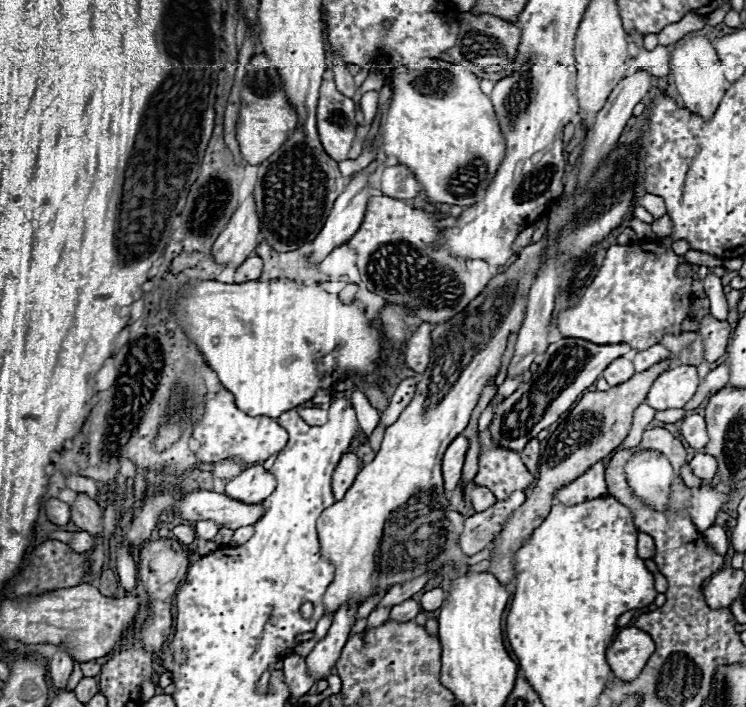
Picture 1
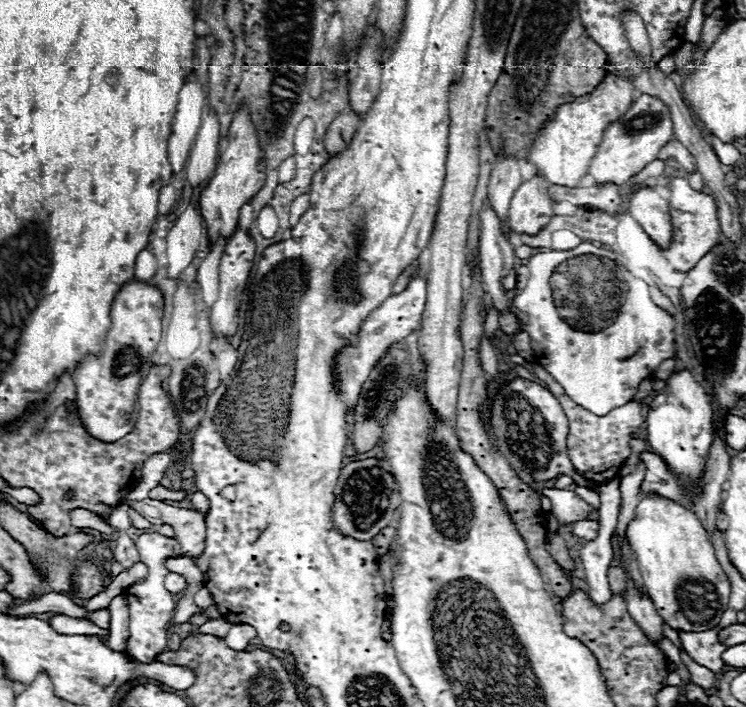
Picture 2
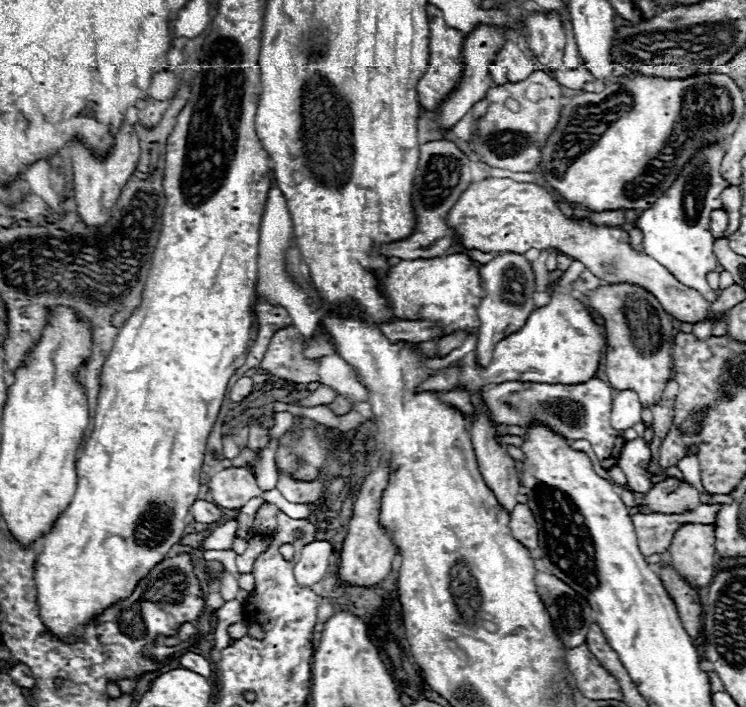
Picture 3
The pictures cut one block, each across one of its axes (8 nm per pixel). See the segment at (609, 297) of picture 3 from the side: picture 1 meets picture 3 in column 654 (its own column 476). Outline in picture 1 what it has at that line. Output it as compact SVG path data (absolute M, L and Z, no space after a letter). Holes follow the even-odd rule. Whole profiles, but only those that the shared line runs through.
M546 238L526 246L516 258L516 262L512 262L506 270L498 272L486 286L486 290L474 302L470 302L462 314L454 316L454 320L448 320L444 324L436 324L432 332L430 364L426 372L420 376L412 402L406 406L400 418L386 428L376 458L358 472L354 484L350 486L342 502L336 502L330 508L326 508L318 518L318 538L322 556L328 558L328 562L334 566L334 580L330 582L322 598L326 614L332 614L342 606L360 604L370 594L376 594L380 590L386 592L394 584L414 580L426 572L438 572L448 562L470 564L470 556L464 556L462 550L458 550L460 534L464 530L464 518L456 510L452 510L452 516L448 516L450 502L444 498L442 456L448 444L468 426L470 414L478 404L482 388L500 370L506 338L512 330L516 332L524 320L526 296L530 284L534 282L534 272L538 270L538 260L542 260L540 256L544 250L546 250Z

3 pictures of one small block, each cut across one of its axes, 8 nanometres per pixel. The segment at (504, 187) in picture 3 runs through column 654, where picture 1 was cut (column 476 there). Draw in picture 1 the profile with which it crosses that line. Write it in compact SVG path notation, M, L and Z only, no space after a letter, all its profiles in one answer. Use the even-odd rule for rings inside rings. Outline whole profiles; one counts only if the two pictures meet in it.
M378 194L370 198L360 230L350 238L348 246L356 252L356 266L368 290L380 294L384 300L394 300L412 306L414 314L424 322L442 324L452 316L456 316L458 312L462 312L488 286L494 274L484 260L458 260L452 258L448 252L438 252L440 250L438 246L432 248L432 244L440 234L440 230L434 228L434 220L436 216L420 208L410 208L400 200Z

